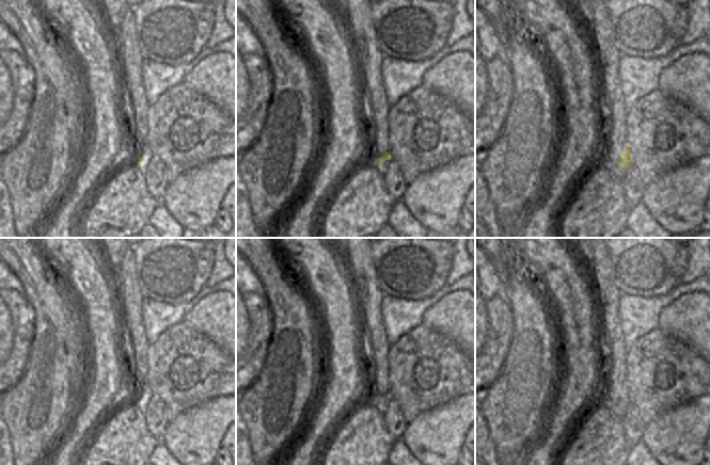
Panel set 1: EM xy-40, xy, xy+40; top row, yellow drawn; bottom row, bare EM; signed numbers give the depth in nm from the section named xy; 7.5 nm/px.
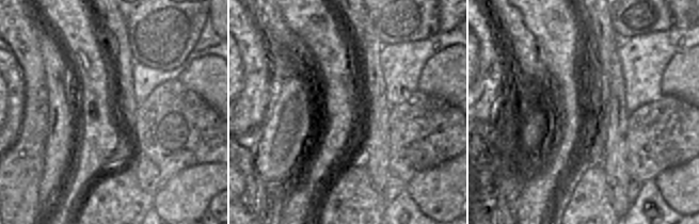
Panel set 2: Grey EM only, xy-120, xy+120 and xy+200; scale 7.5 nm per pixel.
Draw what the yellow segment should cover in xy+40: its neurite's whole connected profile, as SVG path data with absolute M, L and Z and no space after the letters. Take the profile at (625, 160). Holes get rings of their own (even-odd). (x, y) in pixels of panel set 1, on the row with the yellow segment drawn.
M591 0L591 13L588 20L602 62L603 95L609 108L606 160L628 169L632 164L632 155L626 138L628 110L619 80L621 54L615 46L615 31L606 10L606 0Z

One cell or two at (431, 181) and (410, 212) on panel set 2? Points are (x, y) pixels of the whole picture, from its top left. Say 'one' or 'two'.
two

